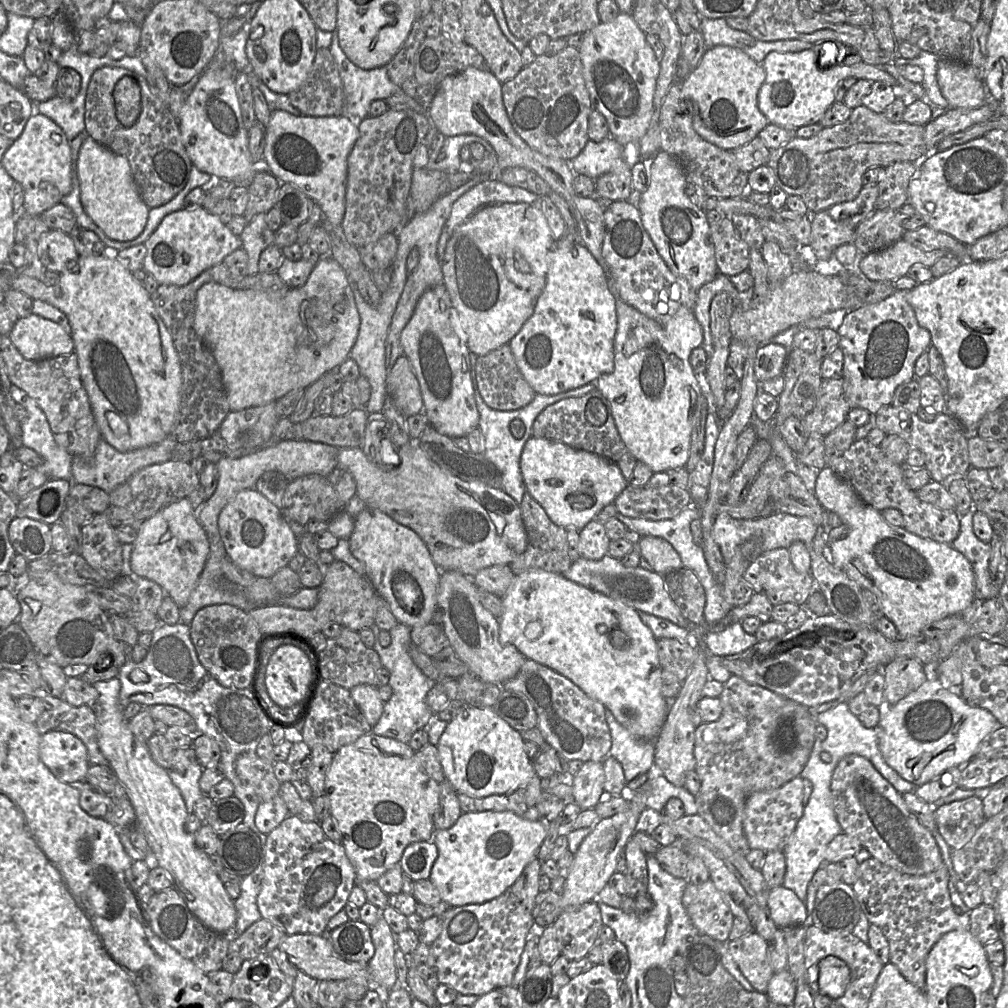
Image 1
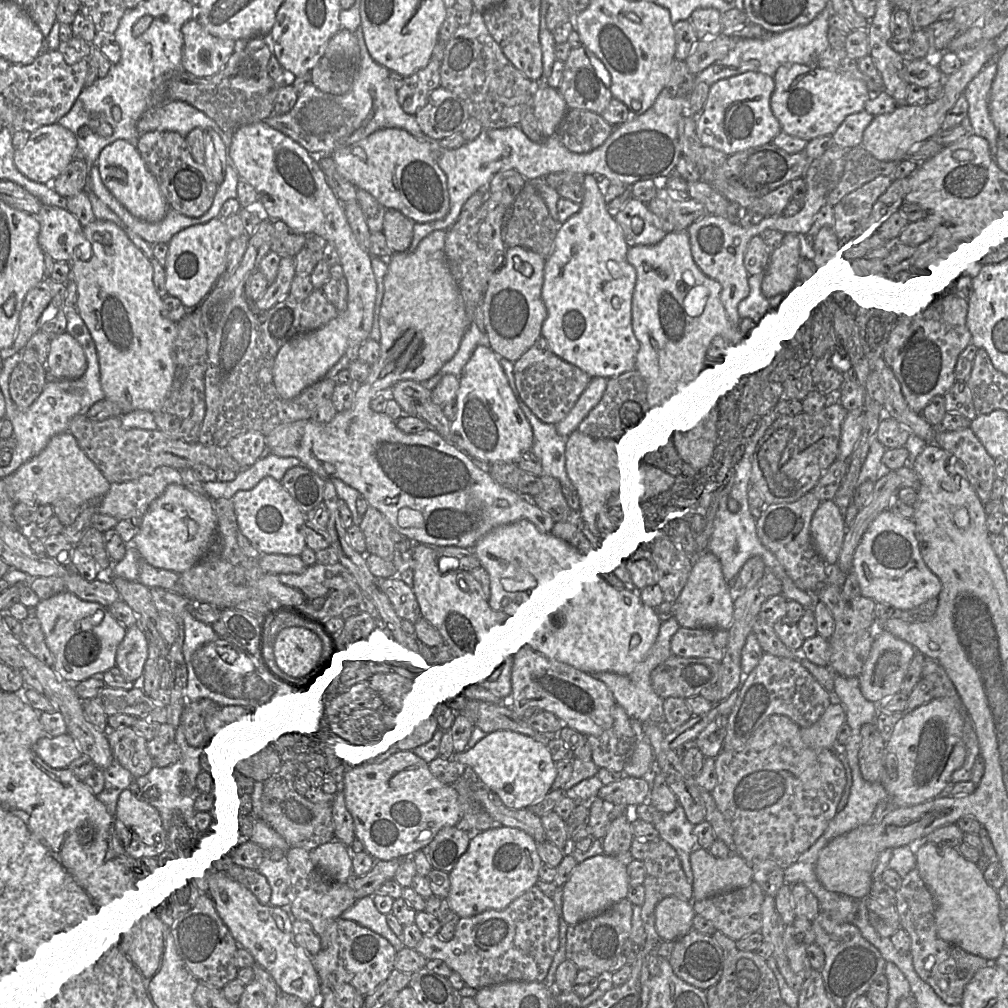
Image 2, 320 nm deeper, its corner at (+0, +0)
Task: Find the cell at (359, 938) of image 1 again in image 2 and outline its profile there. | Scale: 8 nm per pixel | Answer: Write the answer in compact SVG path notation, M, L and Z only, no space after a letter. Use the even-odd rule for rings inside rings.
M341 917L329 924L319 936L320 950L312 957L321 984L332 988L334 984L352 985L363 996L372 993L395 968L397 951L384 937Z

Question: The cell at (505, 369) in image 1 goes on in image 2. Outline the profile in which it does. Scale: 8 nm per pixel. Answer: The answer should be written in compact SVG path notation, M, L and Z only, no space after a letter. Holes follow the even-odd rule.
M543 337L514 362L514 378L520 398L533 414L542 422L555 426L568 416L592 380L586 373L559 358Z

